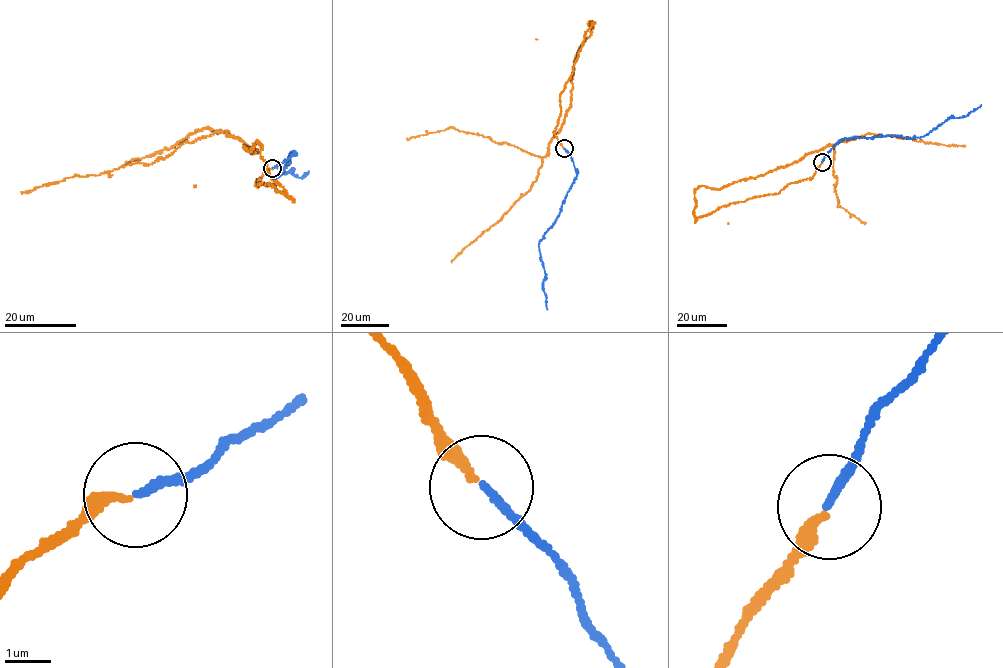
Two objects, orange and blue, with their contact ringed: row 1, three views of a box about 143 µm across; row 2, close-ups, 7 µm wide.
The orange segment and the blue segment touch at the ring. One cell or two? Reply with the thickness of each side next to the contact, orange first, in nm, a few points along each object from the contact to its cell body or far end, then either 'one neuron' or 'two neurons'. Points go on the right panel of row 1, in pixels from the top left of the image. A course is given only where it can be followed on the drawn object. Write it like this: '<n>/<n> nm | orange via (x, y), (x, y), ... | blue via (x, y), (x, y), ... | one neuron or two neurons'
240/170 nm | orange via (822, 162), (811, 177), (777, 194), (693, 214), (700, 186), (719, 189), (830, 144), (838, 207), (864, 223) | blue via (822, 162), (843, 139), (923, 136), (949, 118), (967, 115), (980, 105) | one neuron

